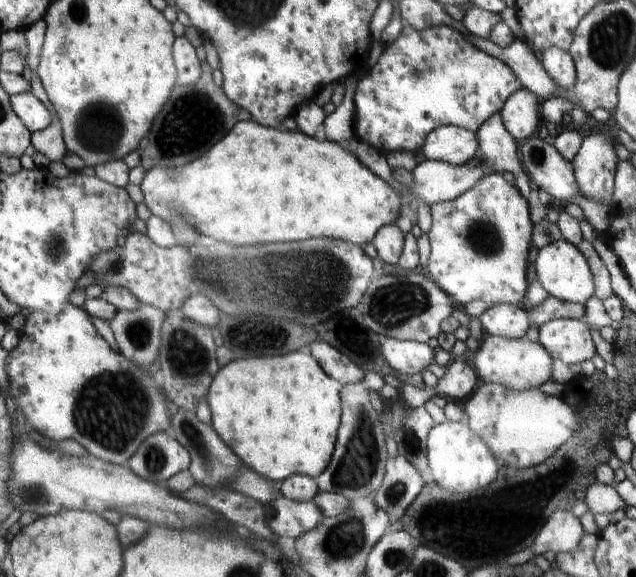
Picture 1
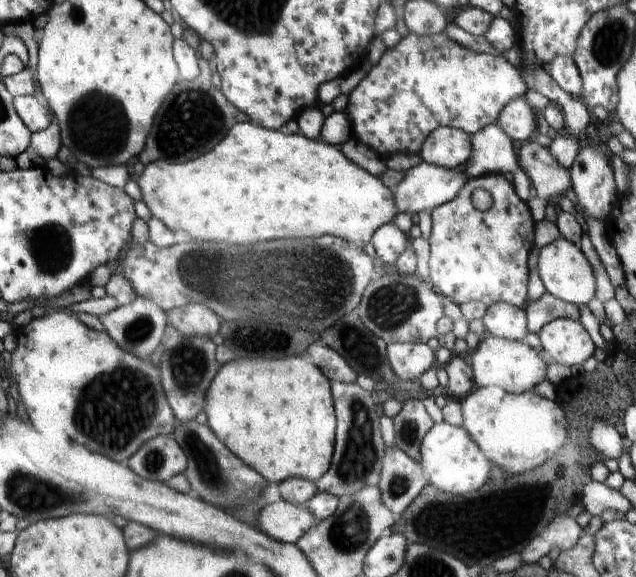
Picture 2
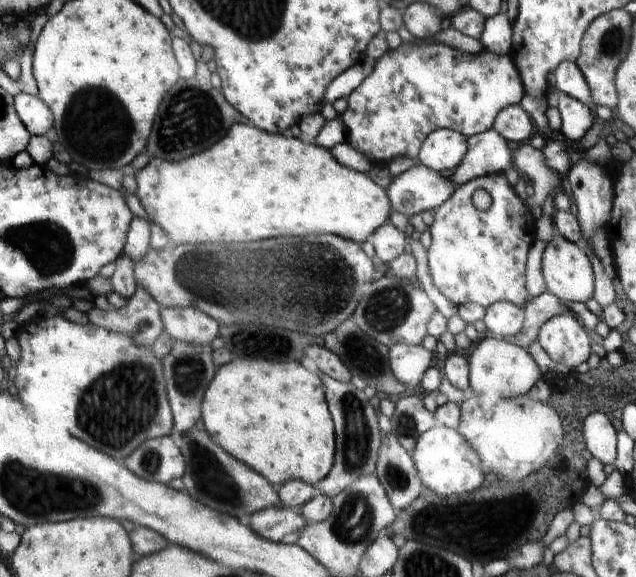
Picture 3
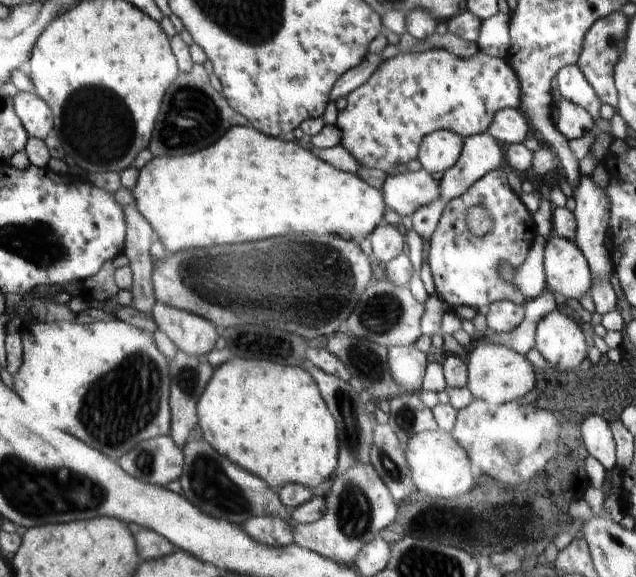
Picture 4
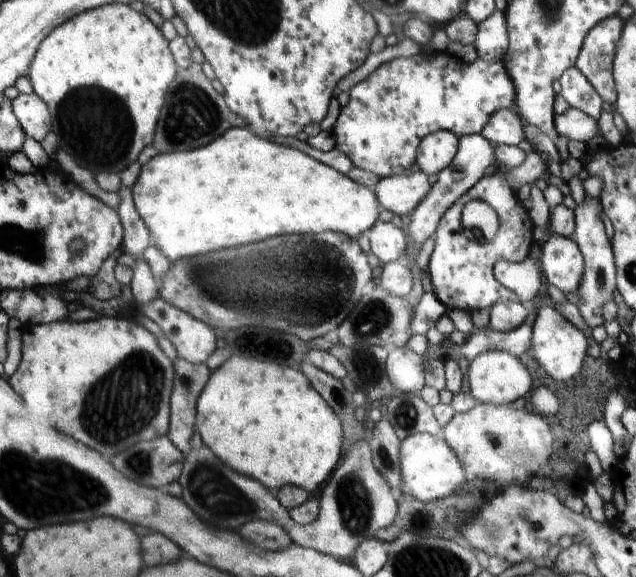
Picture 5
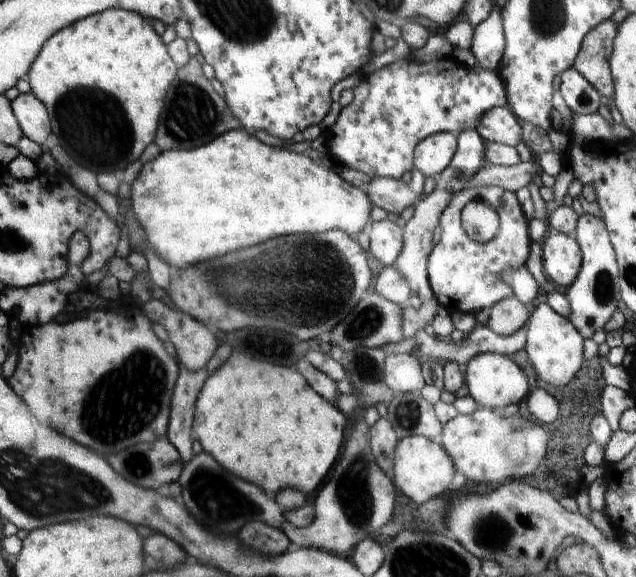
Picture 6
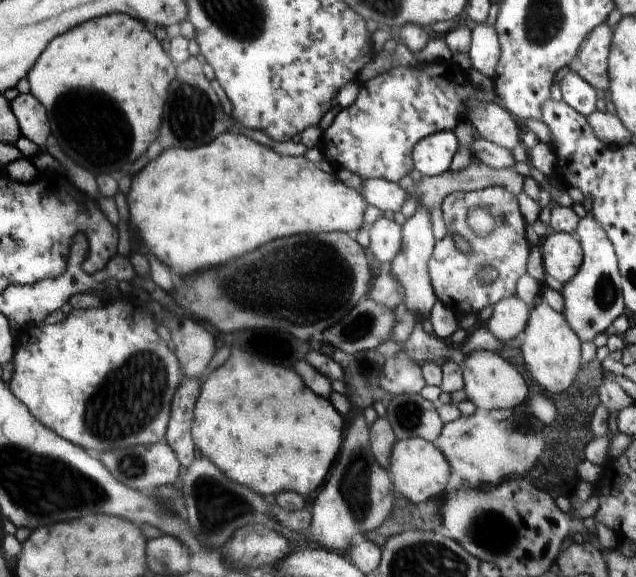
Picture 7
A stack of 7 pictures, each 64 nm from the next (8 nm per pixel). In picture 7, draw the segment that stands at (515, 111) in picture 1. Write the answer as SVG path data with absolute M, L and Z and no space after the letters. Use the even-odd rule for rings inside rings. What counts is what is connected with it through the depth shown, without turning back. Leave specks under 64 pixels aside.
M492 101L486 104L479 103L470 108L467 116L478 137L508 150L512 150L518 144L518 128L512 122L506 108L502 110L496 104L492 104Z

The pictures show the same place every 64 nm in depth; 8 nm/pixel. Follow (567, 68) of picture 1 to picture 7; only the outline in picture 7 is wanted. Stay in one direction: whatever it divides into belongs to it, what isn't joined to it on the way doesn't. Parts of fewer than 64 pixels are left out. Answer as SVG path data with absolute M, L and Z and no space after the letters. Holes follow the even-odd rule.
M566 70L560 74L558 81L563 101L568 106L574 107L585 117L597 110L595 87L580 78L579 74Z

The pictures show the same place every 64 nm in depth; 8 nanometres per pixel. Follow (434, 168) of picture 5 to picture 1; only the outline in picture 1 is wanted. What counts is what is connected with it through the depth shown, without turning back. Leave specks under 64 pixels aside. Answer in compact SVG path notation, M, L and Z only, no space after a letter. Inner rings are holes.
M443 125L428 136L428 146L420 150L427 160L458 164L458 166L475 161L480 144L476 132L464 128Z

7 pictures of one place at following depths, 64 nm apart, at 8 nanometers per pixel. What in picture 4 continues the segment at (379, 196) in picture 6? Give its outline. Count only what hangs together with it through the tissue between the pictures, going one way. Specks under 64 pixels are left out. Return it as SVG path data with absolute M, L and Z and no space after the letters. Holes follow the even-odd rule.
M421 168L414 172L388 175L382 194L387 209L402 217L412 216L416 210L440 198L440 182L432 178L430 172Z

